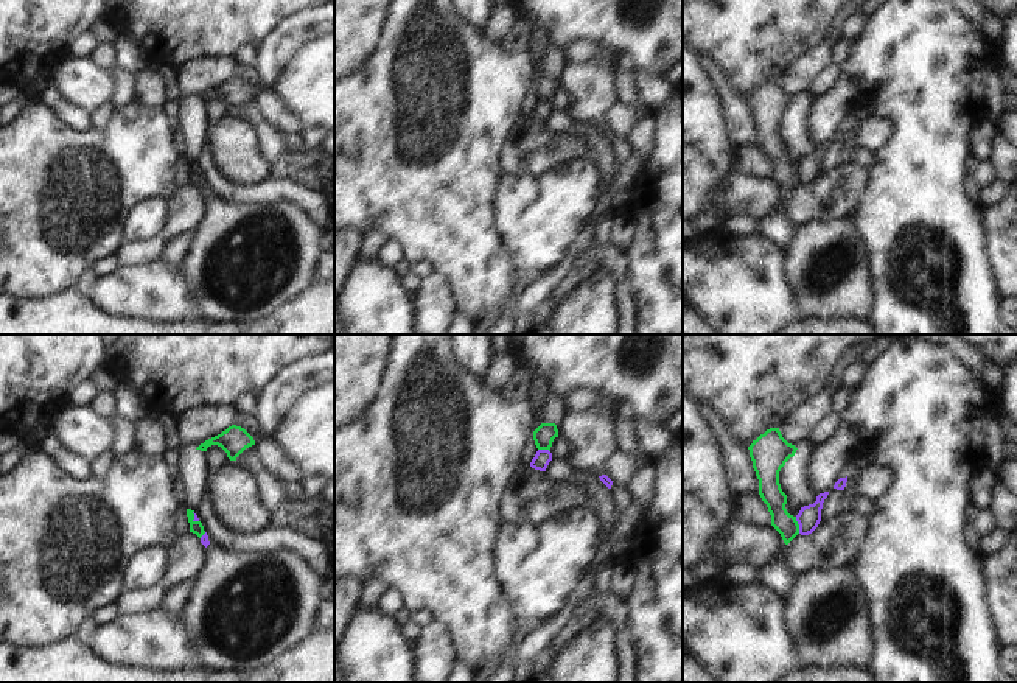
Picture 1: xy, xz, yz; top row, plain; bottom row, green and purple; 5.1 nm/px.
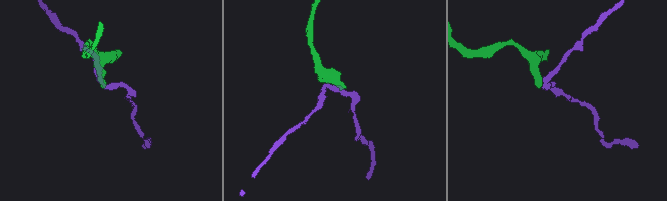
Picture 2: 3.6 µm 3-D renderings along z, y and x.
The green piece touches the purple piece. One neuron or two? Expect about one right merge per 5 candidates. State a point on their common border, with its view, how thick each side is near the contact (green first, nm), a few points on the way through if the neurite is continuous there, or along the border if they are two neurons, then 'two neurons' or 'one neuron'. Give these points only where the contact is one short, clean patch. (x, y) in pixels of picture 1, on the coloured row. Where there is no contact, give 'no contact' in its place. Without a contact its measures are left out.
yz (798, 525) | 120/120 nm | along yz (795, 517), (800, 532) | two neurons

